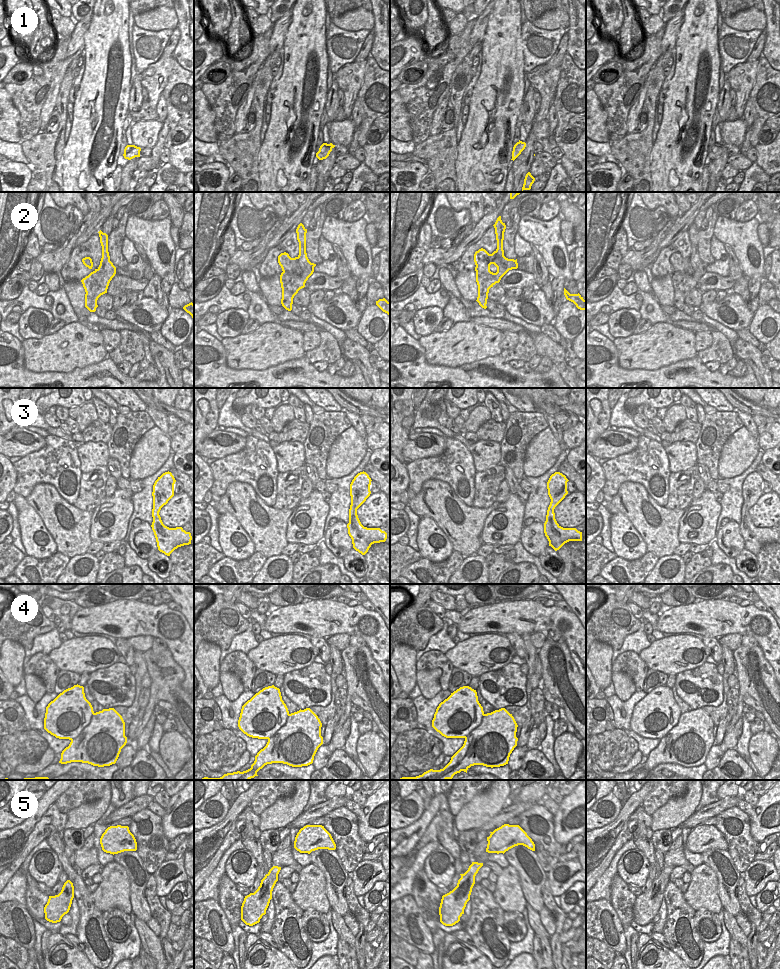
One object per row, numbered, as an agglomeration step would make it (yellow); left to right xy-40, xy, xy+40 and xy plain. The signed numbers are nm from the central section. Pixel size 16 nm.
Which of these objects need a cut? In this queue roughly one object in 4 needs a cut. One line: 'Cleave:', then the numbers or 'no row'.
Cleave: 1, 2, 4.

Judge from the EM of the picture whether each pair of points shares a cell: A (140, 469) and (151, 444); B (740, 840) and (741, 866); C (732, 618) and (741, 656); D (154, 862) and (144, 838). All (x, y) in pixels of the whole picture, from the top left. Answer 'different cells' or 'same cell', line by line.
A: same cell
B: same cell
C: different cells
D: same cell

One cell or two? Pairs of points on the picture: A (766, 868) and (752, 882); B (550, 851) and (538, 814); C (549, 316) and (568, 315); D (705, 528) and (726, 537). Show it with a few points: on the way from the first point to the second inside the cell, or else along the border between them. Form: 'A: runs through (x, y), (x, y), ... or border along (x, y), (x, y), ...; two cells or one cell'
A: runs through (765, 872), (756, 878); one cell
B: runs through (548, 841), (549, 825), (547, 821); one cell
C: border along (556, 316), (552, 322); two cells
D: border along (716, 535), (714, 539); two cells

